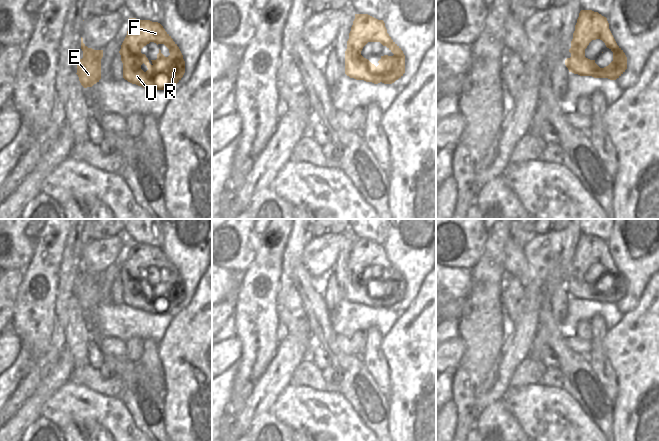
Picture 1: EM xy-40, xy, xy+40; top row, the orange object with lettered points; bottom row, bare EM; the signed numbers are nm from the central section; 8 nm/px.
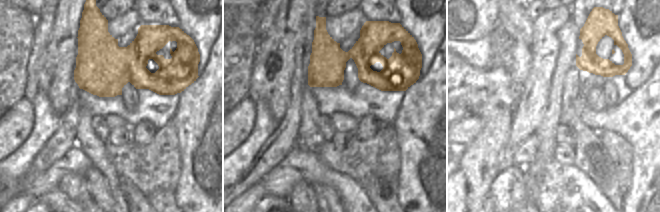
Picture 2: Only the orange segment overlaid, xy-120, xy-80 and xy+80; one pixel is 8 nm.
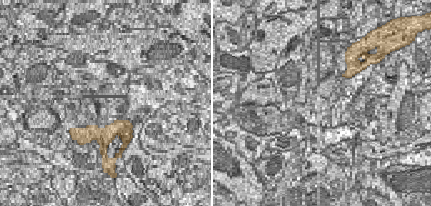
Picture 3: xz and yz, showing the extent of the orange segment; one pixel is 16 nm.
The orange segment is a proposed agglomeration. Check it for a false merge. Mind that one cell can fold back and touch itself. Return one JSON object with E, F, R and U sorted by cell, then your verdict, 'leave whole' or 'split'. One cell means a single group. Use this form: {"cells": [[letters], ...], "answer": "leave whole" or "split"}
{"cells": [["E", "F", "R", "U"]], "answer": "leave whole"}

